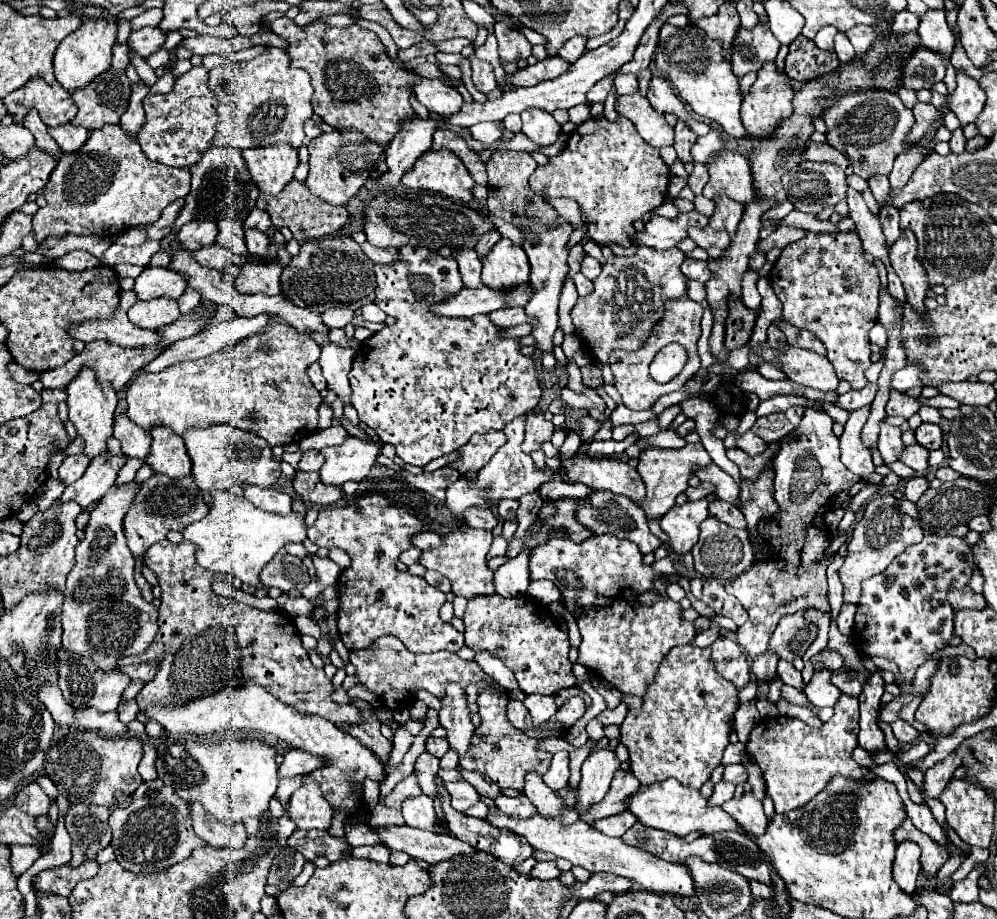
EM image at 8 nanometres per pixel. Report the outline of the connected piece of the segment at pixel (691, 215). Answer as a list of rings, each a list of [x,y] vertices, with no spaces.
[[[695,209],[690,212],[680,211],[674,220],[651,214],[651,220],[647,222],[645,230],[635,234],[635,244],[653,246],[657,250],[667,250],[667,248],[677,246],[683,238],[687,238],[687,230],[691,226],[705,228],[707,216]]]

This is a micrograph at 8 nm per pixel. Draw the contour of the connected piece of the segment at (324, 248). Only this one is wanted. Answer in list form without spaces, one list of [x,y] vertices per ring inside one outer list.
[[[329,236],[315,242],[305,242],[291,264],[281,274],[281,290],[293,304],[323,312],[329,306],[359,310],[375,300],[375,264],[363,254],[361,246],[351,236]]]

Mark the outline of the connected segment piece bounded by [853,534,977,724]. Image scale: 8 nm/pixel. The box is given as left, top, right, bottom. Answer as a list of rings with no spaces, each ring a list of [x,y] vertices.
[[[925,536],[919,544],[907,546],[893,564],[869,580],[863,582],[861,602],[855,612],[855,648],[863,658],[875,656],[893,660],[899,668],[903,682],[899,684],[899,696],[881,706],[881,720],[891,724],[899,718],[901,706],[909,704],[917,694],[913,692],[915,670],[931,660],[939,650],[945,650],[953,634],[953,608],[947,602],[951,588],[965,588],[977,568],[973,546],[957,536]]]

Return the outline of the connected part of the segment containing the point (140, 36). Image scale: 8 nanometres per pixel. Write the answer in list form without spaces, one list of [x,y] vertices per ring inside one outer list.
[[[141,28],[137,32],[131,32],[129,36],[129,46],[141,54],[141,56],[151,56],[157,50],[161,50],[165,44],[165,34],[159,28]]]

